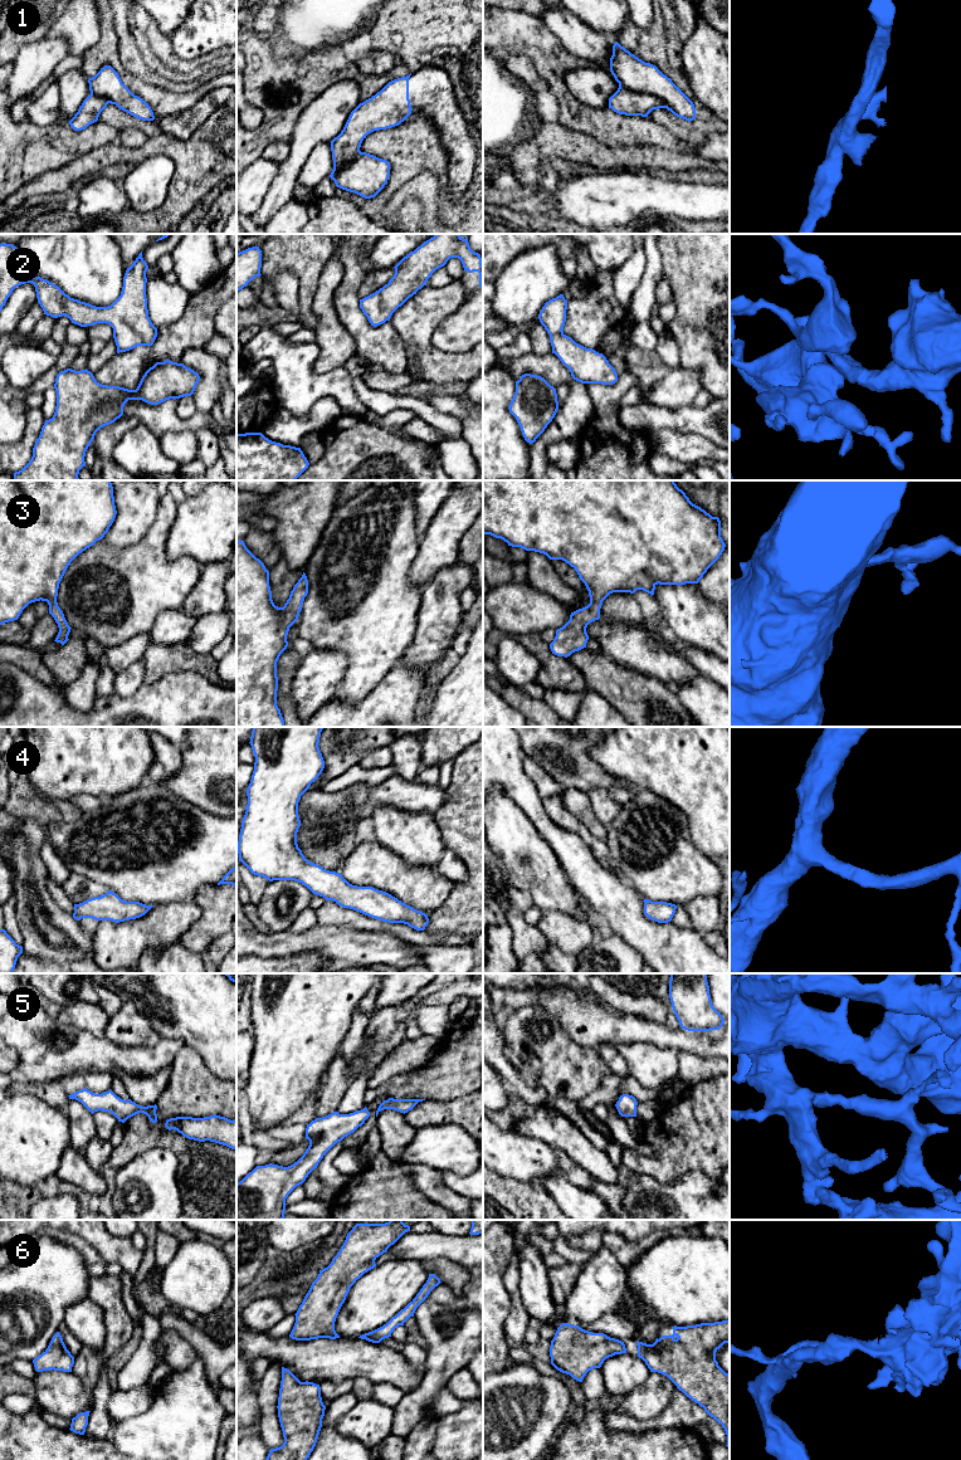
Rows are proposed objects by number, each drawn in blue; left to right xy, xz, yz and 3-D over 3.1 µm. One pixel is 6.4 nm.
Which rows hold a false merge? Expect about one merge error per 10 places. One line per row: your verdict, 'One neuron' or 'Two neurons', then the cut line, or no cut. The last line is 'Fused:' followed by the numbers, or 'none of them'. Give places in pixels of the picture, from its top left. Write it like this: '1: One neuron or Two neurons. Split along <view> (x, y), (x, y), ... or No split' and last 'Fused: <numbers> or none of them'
1: One neuron. No split
2: One neuron. No split
3: One neuron. No split
4: One neuron. No split
5: One neuron. No split
6: One neuron. No split
Fused: none of them

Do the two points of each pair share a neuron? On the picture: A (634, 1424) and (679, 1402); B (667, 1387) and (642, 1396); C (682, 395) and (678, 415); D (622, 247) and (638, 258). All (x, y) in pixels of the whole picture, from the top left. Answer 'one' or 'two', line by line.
A: one
B: one
C: two
D: two

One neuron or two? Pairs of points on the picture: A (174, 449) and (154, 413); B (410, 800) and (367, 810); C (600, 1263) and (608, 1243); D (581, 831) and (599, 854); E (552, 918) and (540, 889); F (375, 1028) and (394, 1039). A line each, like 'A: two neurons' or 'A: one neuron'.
A: two neurons
B: one neuron
C: two neurons
D: one neuron
E: two neurons
F: two neurons

